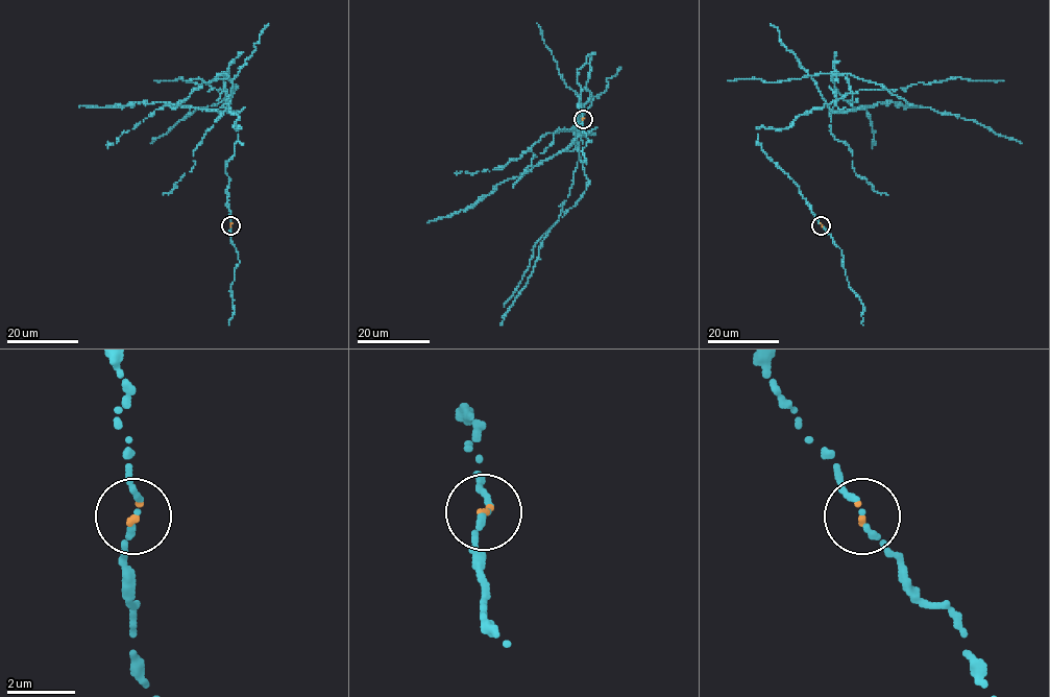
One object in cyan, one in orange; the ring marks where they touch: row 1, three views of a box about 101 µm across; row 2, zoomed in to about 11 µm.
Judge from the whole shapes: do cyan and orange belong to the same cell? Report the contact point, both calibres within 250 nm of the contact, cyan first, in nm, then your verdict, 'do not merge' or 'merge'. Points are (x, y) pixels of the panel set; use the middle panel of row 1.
at (583, 119); 150 nm thick on the cyan side, 140 nm on the other; do not merge

